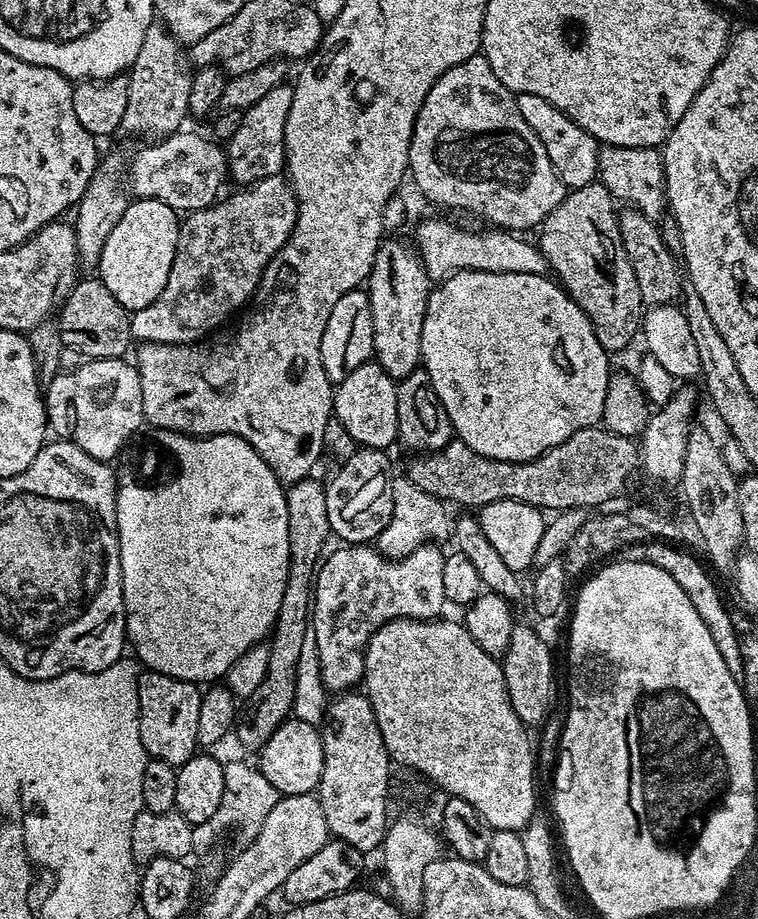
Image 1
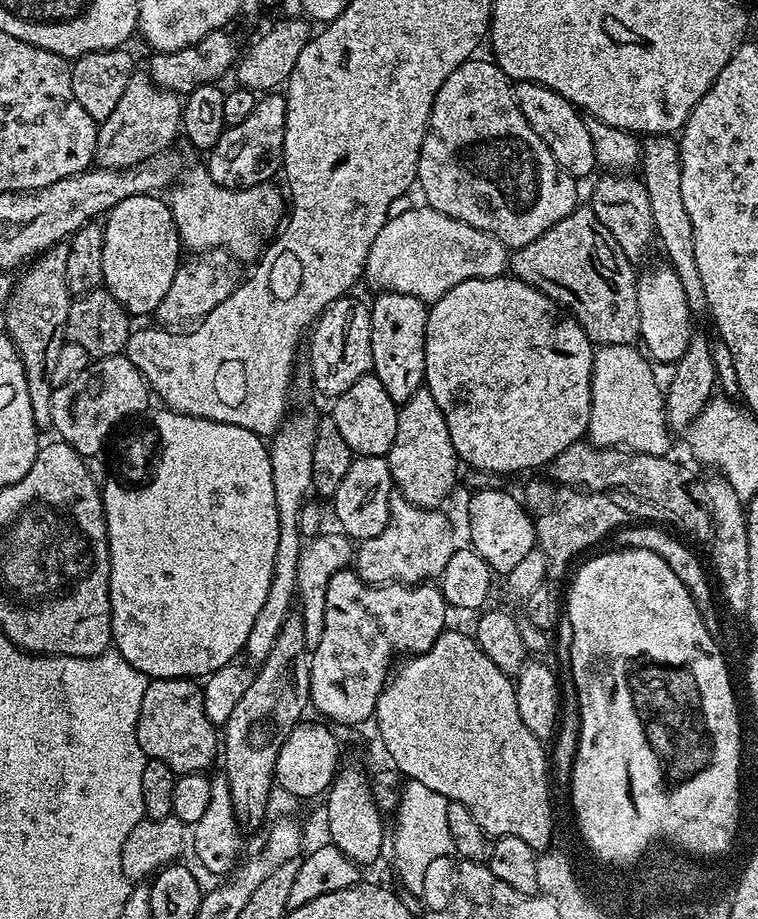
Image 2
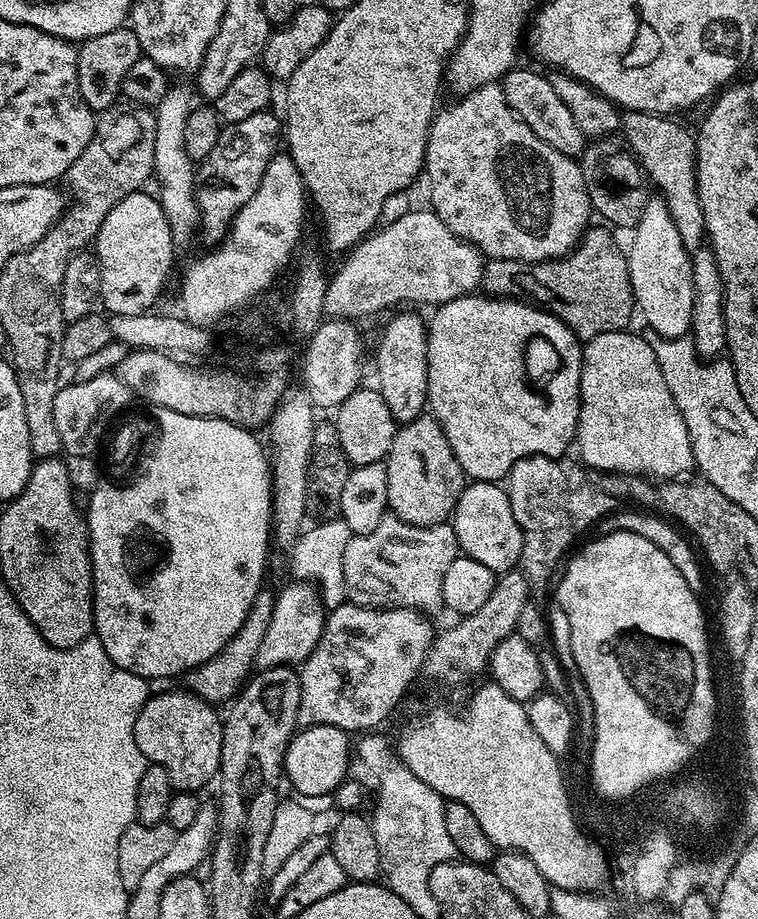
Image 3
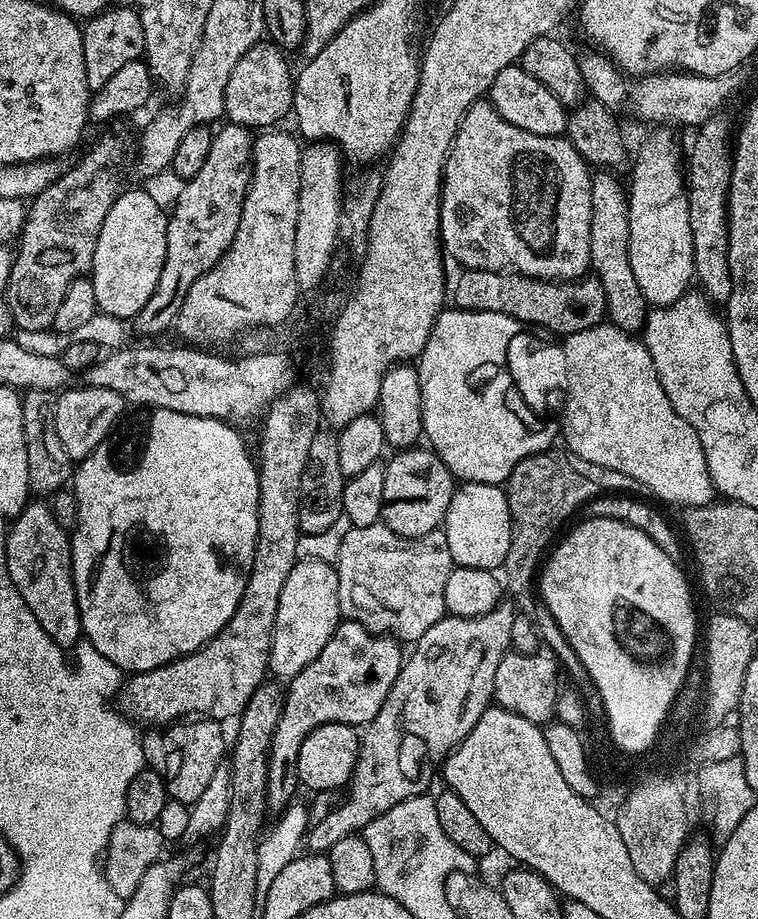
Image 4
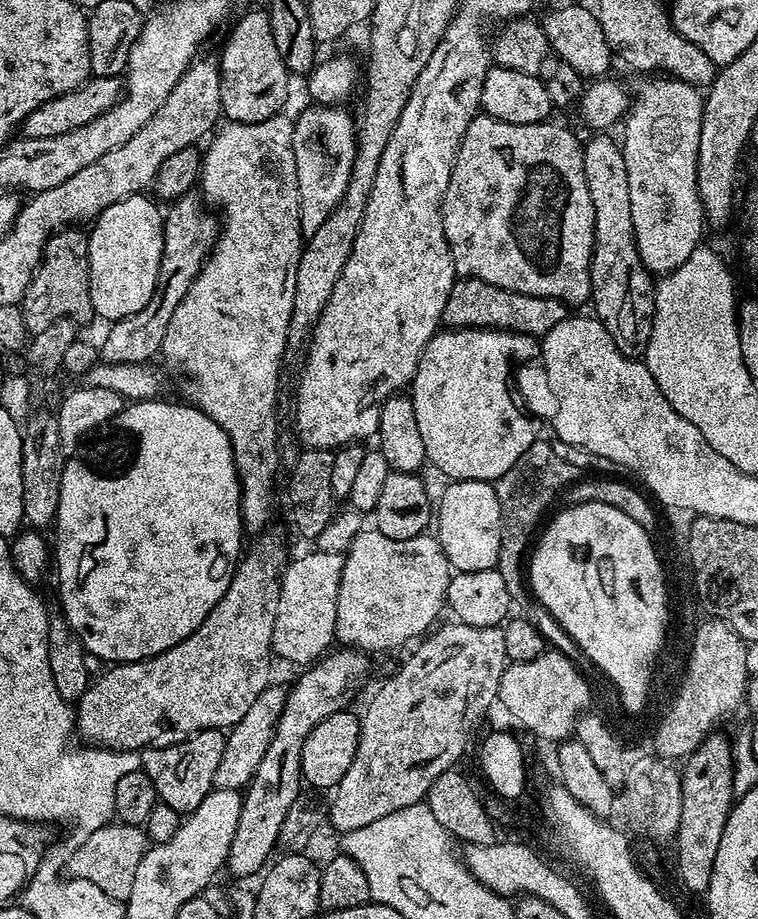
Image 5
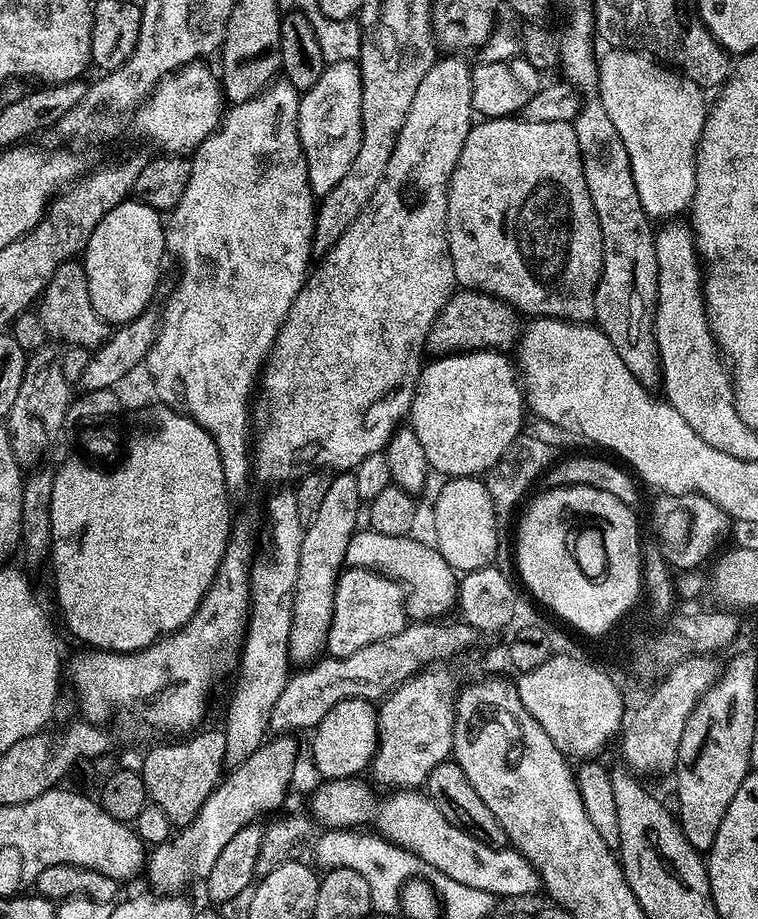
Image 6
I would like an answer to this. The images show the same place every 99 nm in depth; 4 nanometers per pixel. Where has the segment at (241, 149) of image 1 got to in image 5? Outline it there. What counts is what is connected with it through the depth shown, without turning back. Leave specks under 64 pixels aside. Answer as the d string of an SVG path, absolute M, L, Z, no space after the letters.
M189 194L180 200L171 201L169 208L172 209L164 216L164 245L162 262L158 266L156 293L150 298L150 302L146 302L146 306L142 306L142 310L138 310L138 314L130 314L130 318L115 321L109 327L112 329L105 334L104 344L99 345L103 363L147 364L161 355L166 326L170 326L174 310L178 310L182 298L186 298L194 278L198 278L222 231L221 221L211 216L212 212L206 207L205 201L197 196Z

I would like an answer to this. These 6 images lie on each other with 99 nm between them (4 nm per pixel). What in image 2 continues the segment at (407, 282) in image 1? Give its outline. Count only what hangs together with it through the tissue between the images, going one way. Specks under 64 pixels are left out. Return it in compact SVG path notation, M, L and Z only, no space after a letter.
M383 292L376 296L376 301L371 301L372 310L372 350L373 364L371 371L382 382L386 394L399 406L405 404L420 388L425 387L424 371L426 370L426 350L424 349L424 327L428 317L426 304L410 294L396 292Z

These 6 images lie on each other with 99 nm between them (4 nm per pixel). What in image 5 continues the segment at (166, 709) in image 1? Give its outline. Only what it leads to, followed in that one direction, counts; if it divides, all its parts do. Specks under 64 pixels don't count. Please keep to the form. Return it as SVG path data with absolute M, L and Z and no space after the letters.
M207 728L201 732L193 732L185 735L176 744L165 748L153 746L140 752L140 767L143 772L154 782L154 790L159 803L166 806L174 806L181 814L192 812L198 806L202 806L202 798L206 798L214 787L214 774L218 770L218 761L222 759L225 733L218 728Z

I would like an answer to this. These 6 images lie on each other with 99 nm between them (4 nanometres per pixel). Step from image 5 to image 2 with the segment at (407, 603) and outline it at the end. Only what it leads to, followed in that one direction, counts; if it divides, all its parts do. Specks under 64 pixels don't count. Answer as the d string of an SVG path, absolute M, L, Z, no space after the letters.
M393 491L390 494L388 525L382 534L374 538L359 541L354 552L354 571L367 584L422 584L435 581L446 570L450 554L458 547L456 536L452 533L452 524L440 508L419 508L410 502L402 493Z

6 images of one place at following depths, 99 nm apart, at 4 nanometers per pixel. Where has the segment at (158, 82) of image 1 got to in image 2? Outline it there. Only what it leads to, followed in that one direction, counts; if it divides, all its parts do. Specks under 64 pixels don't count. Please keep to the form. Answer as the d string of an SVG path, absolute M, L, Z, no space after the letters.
M136 70L132 73L132 81L122 90L122 99L118 106L114 106L114 114L110 118L99 121L96 130L96 155L95 163L100 168L134 168L136 165L146 162L150 158L167 153L168 148L175 142L176 136L182 132L182 100L177 93L167 92L160 88L151 78L147 71Z

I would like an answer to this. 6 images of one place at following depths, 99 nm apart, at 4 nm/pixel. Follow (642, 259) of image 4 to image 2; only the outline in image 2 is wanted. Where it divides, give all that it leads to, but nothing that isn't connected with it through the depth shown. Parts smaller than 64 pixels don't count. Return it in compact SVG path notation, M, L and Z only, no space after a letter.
M660 262L657 268L645 267L636 281L638 290L638 318L640 319L640 340L647 355L662 364L675 364L686 354L694 331L694 313L686 302L686 290L678 282L678 274L667 263Z

